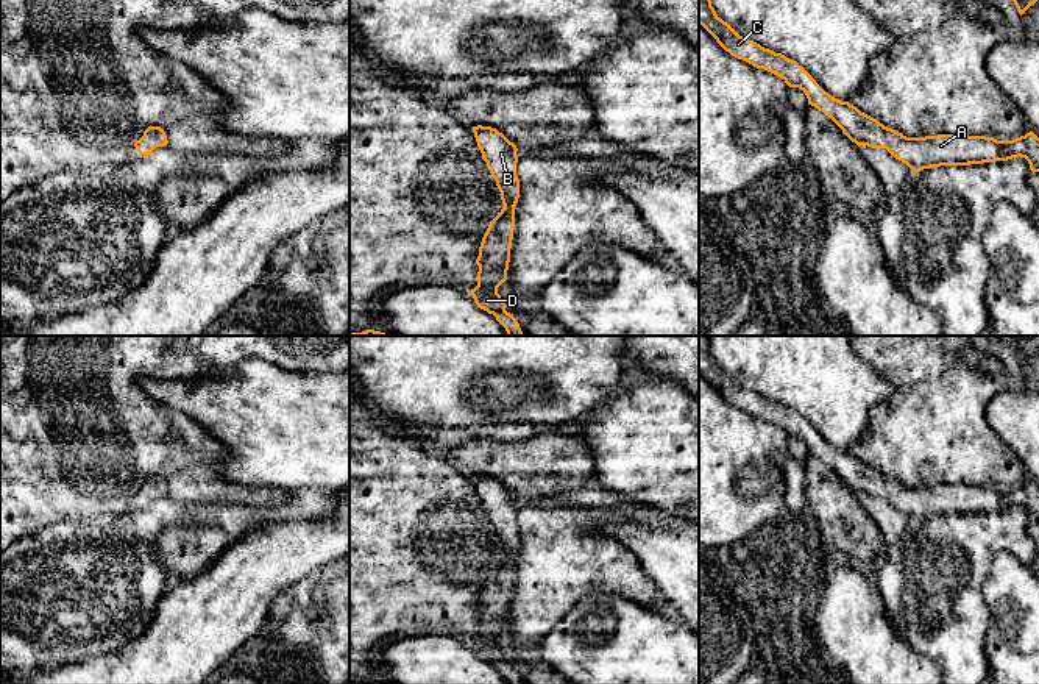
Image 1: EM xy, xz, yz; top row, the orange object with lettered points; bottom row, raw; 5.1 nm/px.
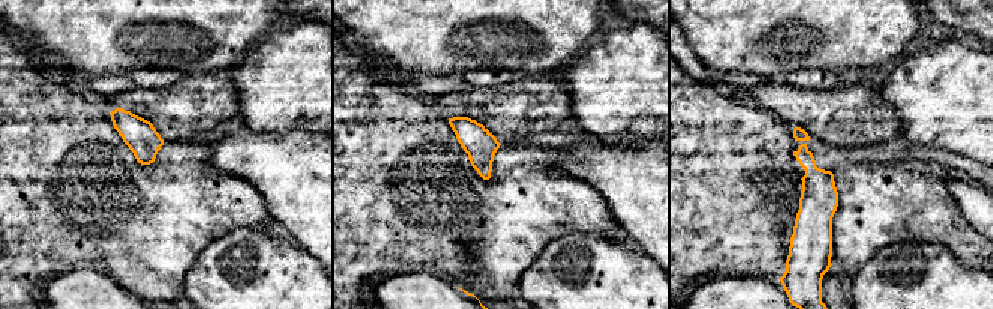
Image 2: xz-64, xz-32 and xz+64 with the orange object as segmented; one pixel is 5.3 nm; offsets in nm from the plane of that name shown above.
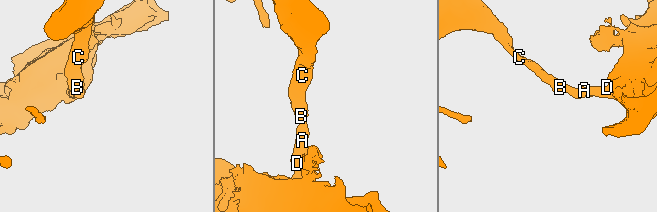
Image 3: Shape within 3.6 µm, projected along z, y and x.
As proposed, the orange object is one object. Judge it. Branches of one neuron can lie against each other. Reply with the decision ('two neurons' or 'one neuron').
one neuron

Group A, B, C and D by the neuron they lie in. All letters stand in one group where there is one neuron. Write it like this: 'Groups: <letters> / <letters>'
Groups: A B C D

